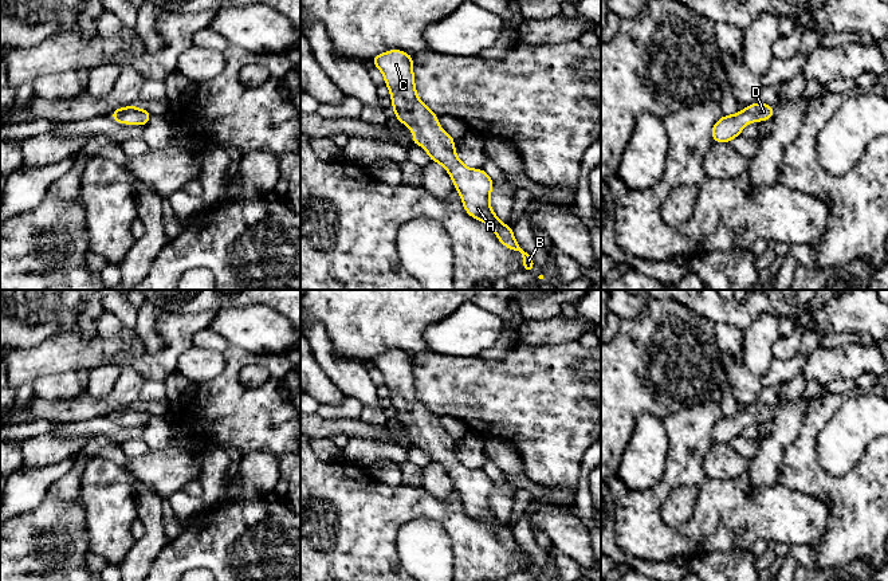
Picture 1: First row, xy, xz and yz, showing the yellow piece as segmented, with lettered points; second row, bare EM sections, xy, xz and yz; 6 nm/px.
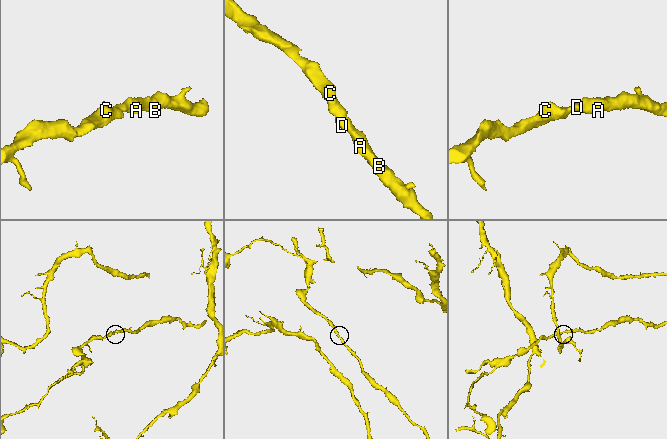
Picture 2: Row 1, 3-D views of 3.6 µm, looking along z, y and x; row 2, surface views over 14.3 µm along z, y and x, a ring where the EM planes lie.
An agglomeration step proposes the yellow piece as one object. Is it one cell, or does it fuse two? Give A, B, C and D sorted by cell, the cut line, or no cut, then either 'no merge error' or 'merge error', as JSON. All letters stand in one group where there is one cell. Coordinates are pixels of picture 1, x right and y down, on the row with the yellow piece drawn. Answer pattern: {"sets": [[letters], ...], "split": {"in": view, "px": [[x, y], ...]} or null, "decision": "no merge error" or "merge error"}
{"sets": [["A", "B", "C", "D"]], "split": null, "decision": "no merge error"}

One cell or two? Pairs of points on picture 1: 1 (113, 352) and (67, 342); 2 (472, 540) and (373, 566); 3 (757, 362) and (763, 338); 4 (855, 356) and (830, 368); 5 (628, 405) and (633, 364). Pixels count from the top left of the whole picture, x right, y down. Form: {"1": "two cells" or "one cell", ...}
{"1": "one cell", "2": "one cell", "3": "one cell", "4": "one cell", "5": "one cell"}

